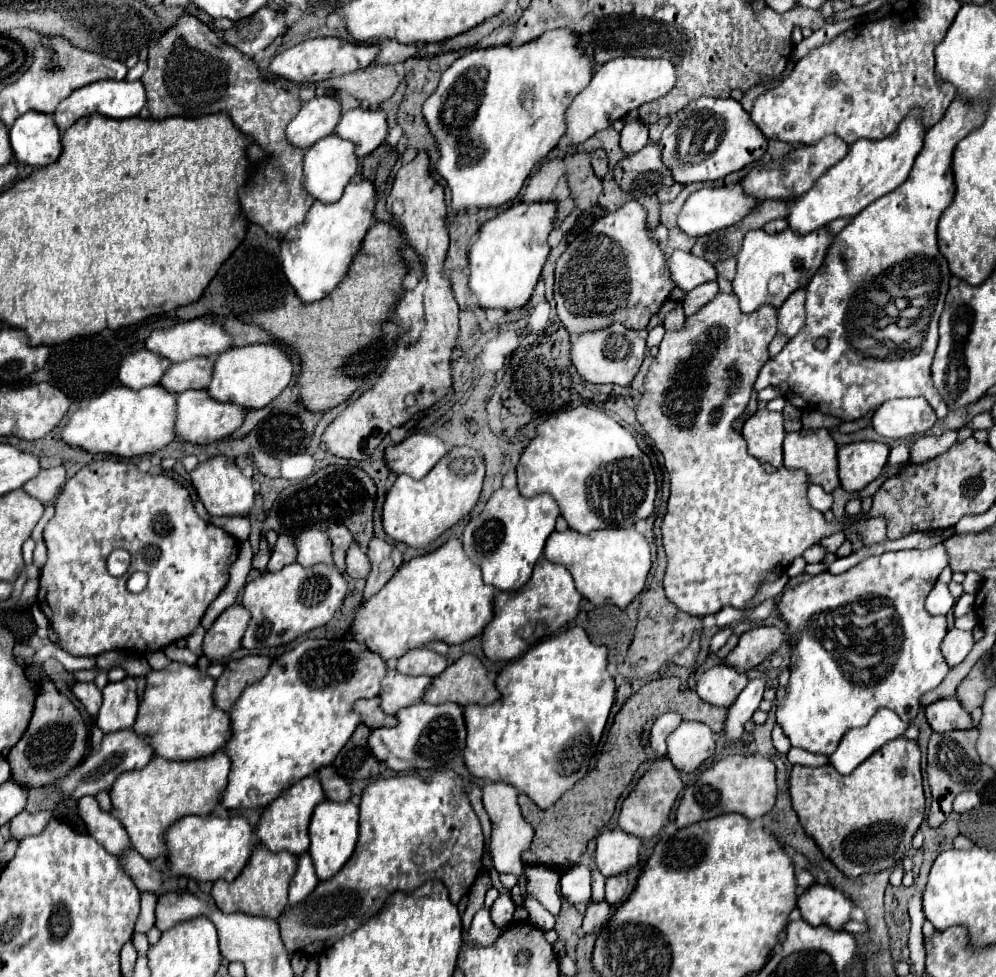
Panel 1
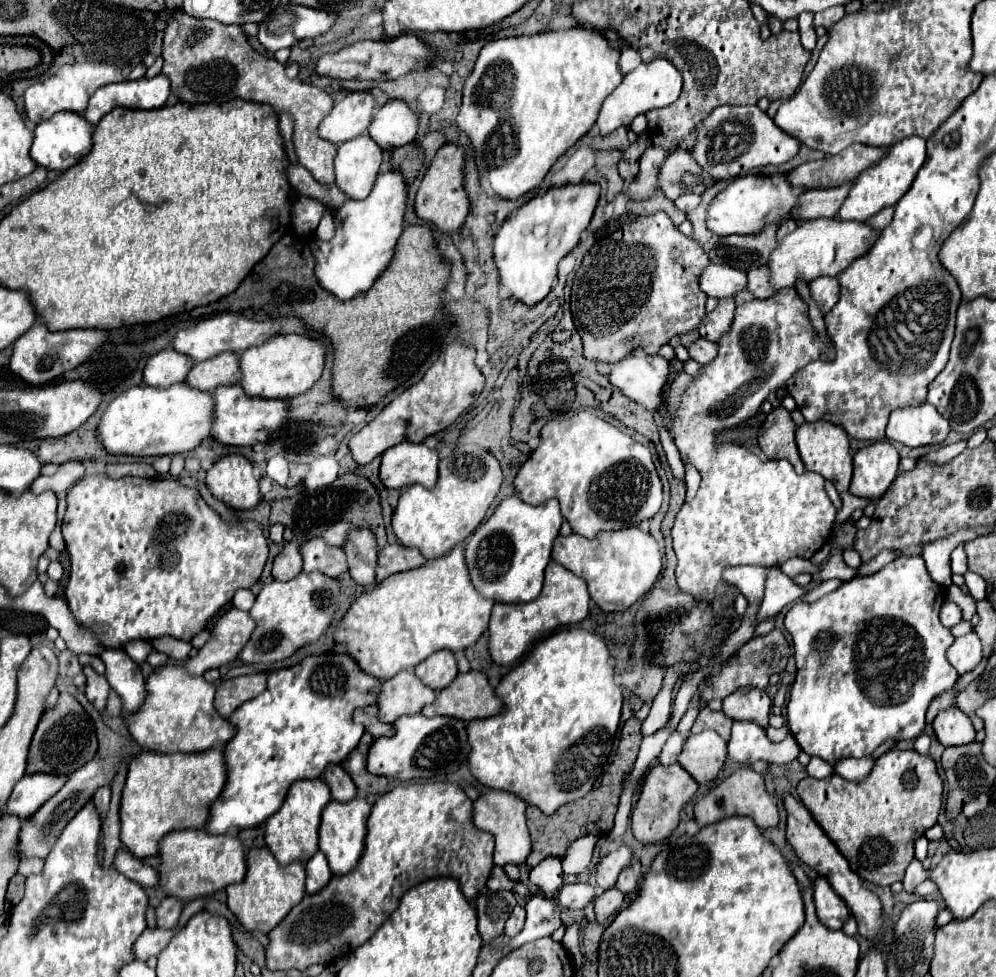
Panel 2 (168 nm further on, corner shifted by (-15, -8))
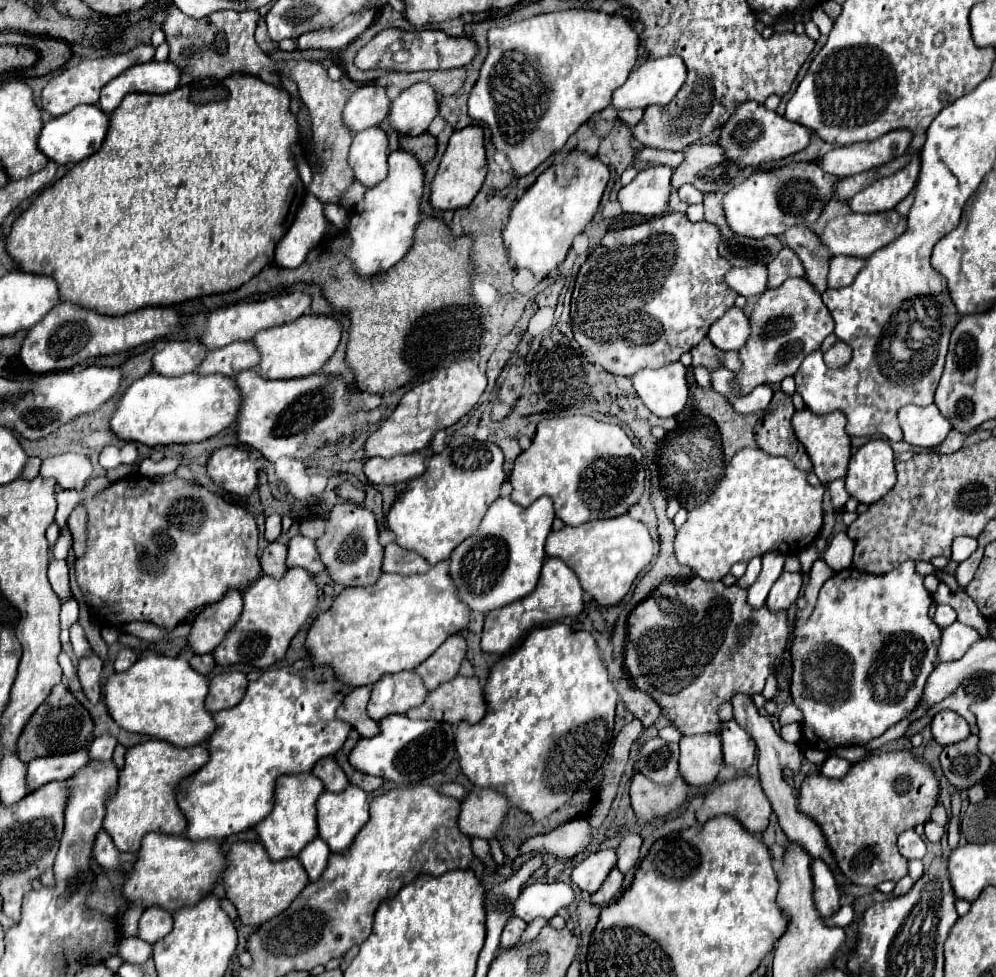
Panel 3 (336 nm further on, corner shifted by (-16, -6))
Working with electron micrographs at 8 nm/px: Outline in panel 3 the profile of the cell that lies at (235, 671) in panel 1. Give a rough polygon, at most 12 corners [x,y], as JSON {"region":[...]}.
{"region":[[242,672],[210,680],[210,714],[236,706],[248,686]]}

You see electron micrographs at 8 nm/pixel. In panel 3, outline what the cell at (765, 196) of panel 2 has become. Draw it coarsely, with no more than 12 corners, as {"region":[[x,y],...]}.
{"region":[[816,162],[754,172],[724,196],[730,228],[780,236],[836,186]]}

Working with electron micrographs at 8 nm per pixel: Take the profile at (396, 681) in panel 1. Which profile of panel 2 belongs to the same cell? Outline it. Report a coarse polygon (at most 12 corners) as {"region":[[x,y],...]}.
{"region":[[413,670],[383,682],[379,720],[419,714],[437,698]]}

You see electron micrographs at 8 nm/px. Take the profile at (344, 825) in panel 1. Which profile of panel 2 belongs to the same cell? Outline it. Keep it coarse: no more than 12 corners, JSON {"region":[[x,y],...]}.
{"region":[[331,800],[319,850],[335,876],[361,860],[371,806]]}

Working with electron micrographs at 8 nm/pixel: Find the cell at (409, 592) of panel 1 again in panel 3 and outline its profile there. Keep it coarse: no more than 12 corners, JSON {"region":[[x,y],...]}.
{"region":[[448,560],[344,588],[306,632],[348,686],[468,626]]}

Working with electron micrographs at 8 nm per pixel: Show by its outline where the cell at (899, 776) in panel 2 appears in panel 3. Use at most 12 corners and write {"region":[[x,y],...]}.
{"region":[[908,750],[804,778],[852,884],[908,874],[900,832],[928,822],[938,778]]}

